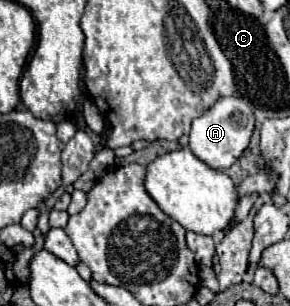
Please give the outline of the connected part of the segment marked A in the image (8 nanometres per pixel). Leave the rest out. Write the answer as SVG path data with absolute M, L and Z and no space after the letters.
M223 96L203 116L193 120L189 134L189 148L207 166L215 170L227 170L231 164L237 162L237 158L249 146L253 130L255 130L255 116L251 104L237 96Z

